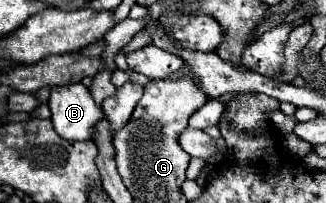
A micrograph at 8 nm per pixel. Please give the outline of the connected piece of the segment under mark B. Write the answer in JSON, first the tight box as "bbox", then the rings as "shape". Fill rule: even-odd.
{"bbox":[47,84,105,140],"shape":[[[83,84],[51,88],[47,104],[51,108],[55,132],[65,140],[93,140],[97,124],[105,120],[103,110],[95,104],[89,88],[85,88]]]}

